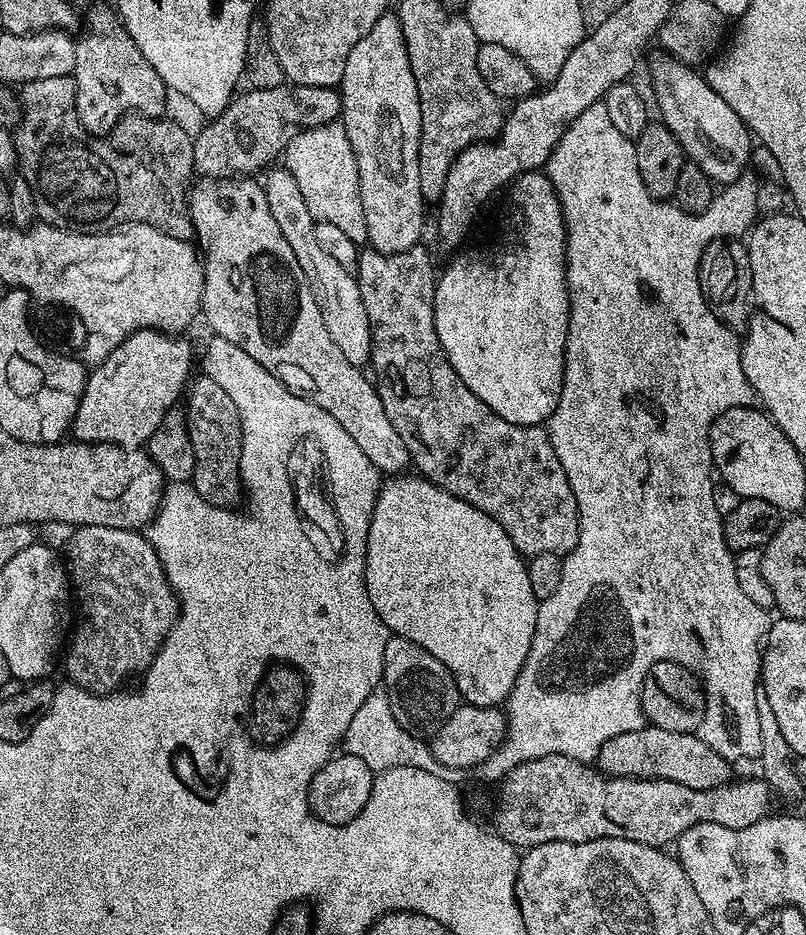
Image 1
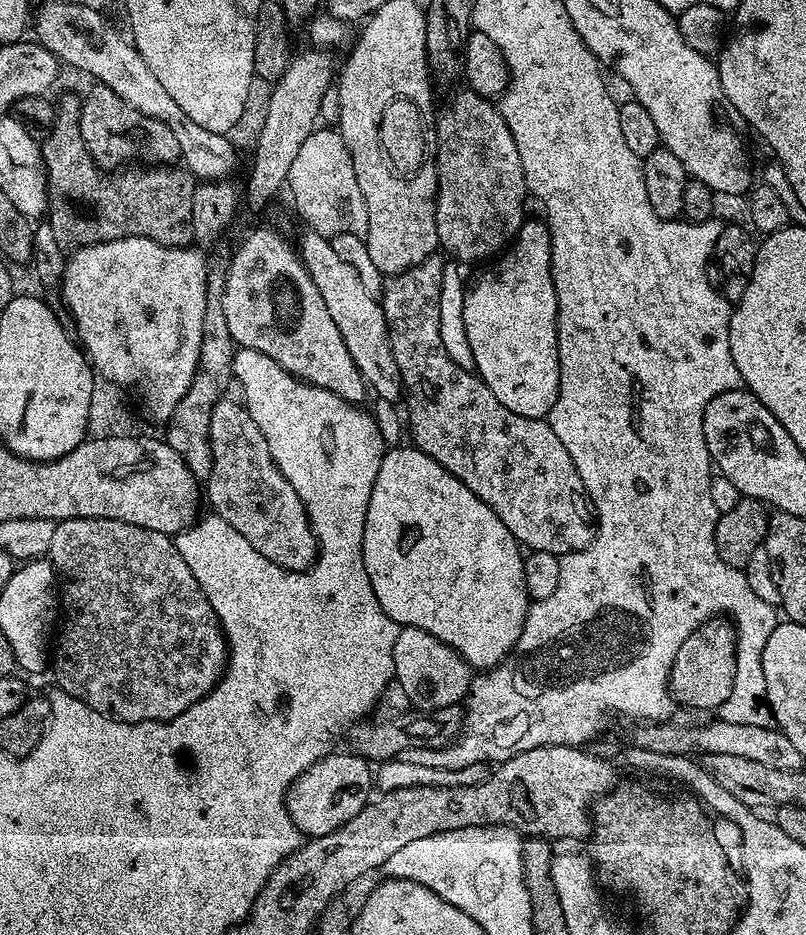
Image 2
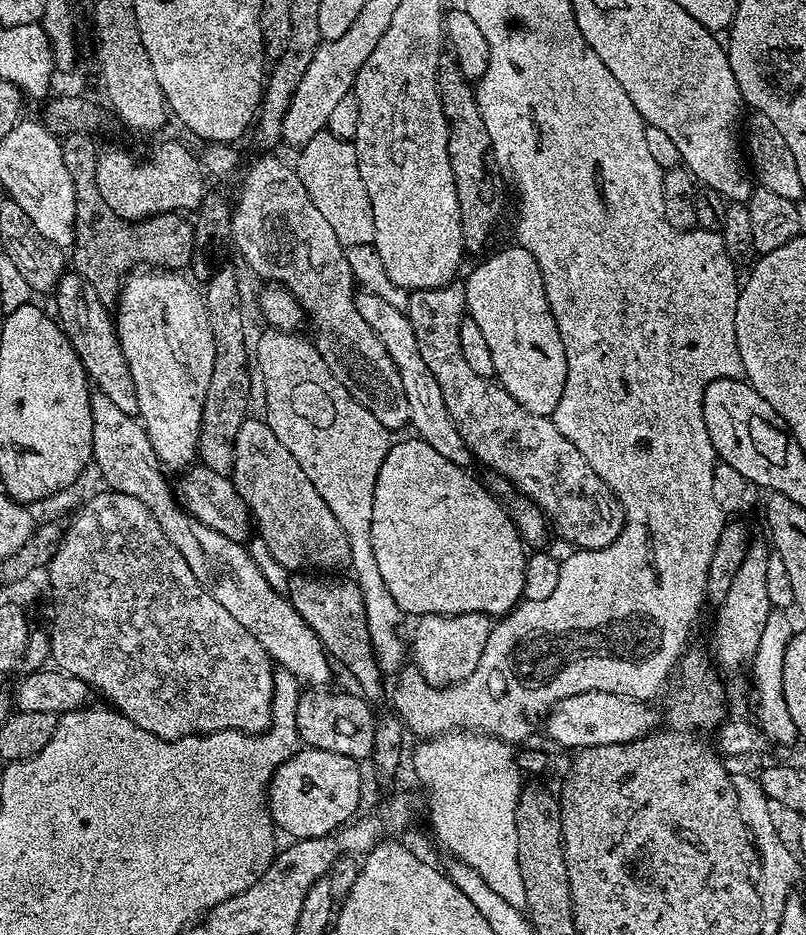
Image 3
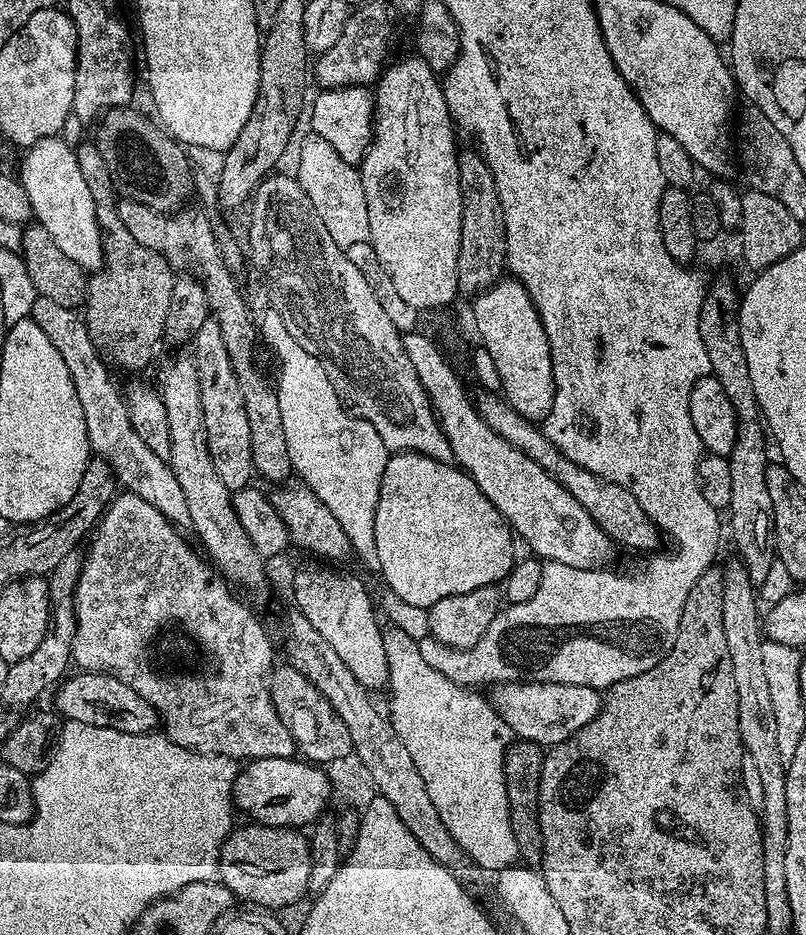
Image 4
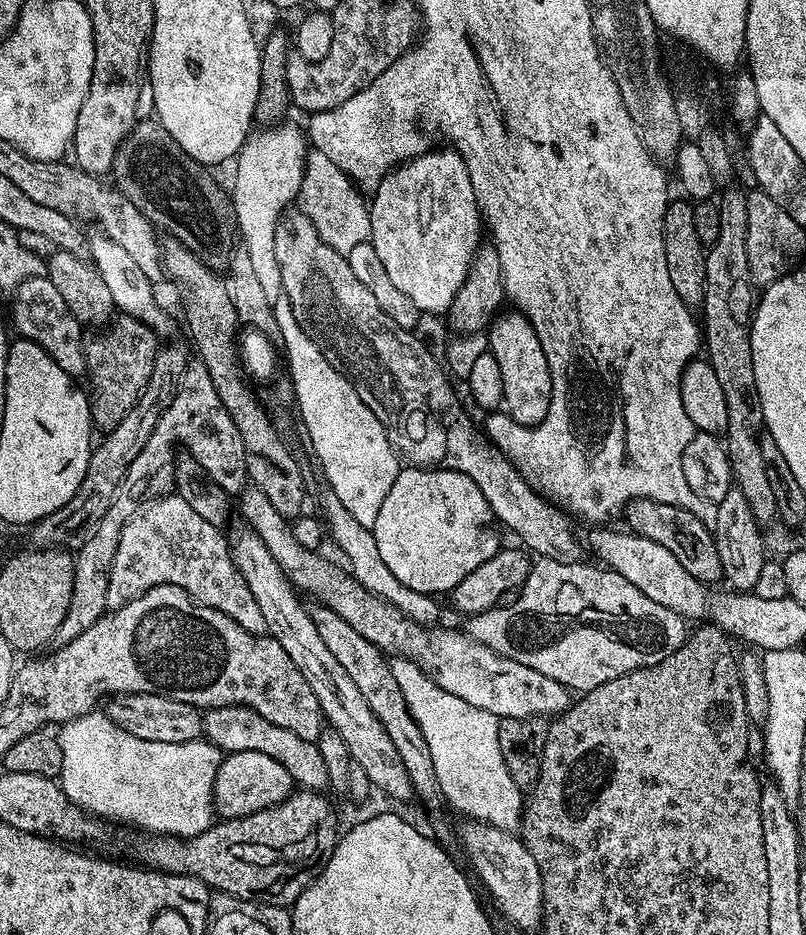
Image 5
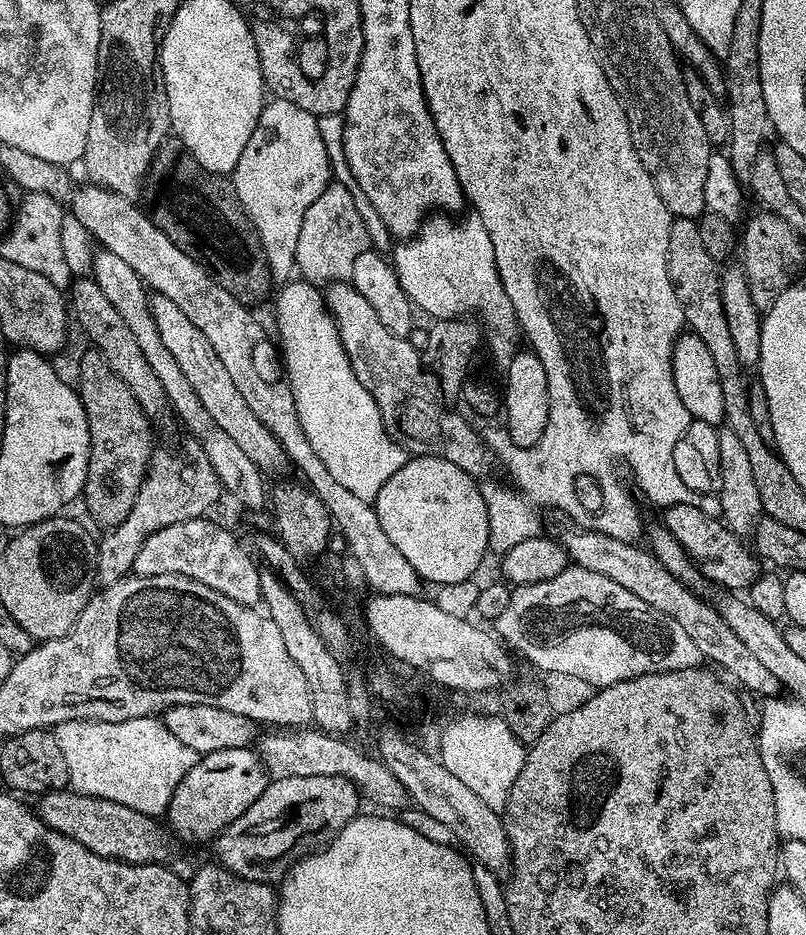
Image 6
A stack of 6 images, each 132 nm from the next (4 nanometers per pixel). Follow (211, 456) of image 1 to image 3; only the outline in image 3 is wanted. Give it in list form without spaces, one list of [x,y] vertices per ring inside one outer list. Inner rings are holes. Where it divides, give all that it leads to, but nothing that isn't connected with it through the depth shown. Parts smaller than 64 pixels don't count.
[[[249,416],[239,427],[230,479],[251,511],[261,543],[289,572],[306,569],[330,572],[332,568],[349,567],[350,542],[338,518],[315,490],[302,466],[270,430],[267,421],[259,419]]]

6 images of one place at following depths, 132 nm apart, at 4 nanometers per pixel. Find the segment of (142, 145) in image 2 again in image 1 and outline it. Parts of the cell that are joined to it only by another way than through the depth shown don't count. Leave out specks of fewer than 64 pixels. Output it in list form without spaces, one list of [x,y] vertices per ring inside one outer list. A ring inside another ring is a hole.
[[[111,3],[92,4],[85,12],[82,12],[82,28],[84,33],[76,40],[76,67],[74,79],[76,81],[76,113],[80,119],[80,125],[91,132],[93,136],[103,136],[111,132],[124,116],[135,114],[138,116],[163,117],[164,95],[166,89],[162,78],[158,78],[158,70],[142,58],[142,50],[134,46],[134,38],[130,38],[124,23],[120,20],[120,13]]]

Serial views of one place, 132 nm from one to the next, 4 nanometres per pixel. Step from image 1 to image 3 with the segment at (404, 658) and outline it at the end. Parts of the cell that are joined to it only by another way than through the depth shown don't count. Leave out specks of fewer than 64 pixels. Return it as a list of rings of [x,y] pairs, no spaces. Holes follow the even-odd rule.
[[[471,612],[453,616],[421,616],[415,624],[412,640],[410,636],[411,663],[427,684],[434,688],[448,688],[474,674],[474,666],[478,666],[478,658],[482,658],[482,650],[486,650],[486,638],[490,638],[493,621],[481,612]]]

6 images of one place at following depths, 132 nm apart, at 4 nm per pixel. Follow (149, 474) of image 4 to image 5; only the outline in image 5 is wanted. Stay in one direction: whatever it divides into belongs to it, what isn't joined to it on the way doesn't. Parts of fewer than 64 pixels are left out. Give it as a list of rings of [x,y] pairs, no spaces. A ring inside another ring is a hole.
[[[47,275],[30,278],[28,281],[18,285],[11,293],[12,299],[12,320],[10,324],[16,328],[21,337],[46,350],[62,370],[73,378],[83,377],[86,373],[86,360],[84,358],[84,338],[85,329],[76,321],[74,314],[66,307],[66,302],[62,302],[62,294],[58,294],[58,289],[54,282],[48,280]]]

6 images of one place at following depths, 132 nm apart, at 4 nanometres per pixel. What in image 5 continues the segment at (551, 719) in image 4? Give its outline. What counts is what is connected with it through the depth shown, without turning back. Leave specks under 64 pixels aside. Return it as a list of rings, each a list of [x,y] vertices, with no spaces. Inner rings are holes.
[[[245,487],[238,503],[244,515],[243,523],[254,529],[262,542],[266,542],[266,550],[270,550],[274,562],[278,562],[281,570],[288,575],[293,588],[301,593],[309,592],[313,601],[334,611],[381,652],[408,657],[444,690],[470,702],[479,710],[489,711],[500,720],[555,718],[568,711],[570,692],[562,686],[562,682],[554,682],[554,678],[546,678],[546,674],[538,674],[538,670],[530,670],[530,666],[522,666],[522,662],[514,662],[514,658],[506,658],[490,650],[469,636],[467,631],[455,632],[443,626],[424,627],[412,621],[398,606],[360,585],[347,567],[339,568],[320,556],[319,551],[302,546],[302,542],[294,538],[289,521],[274,510],[270,498],[266,498],[262,489]]]

